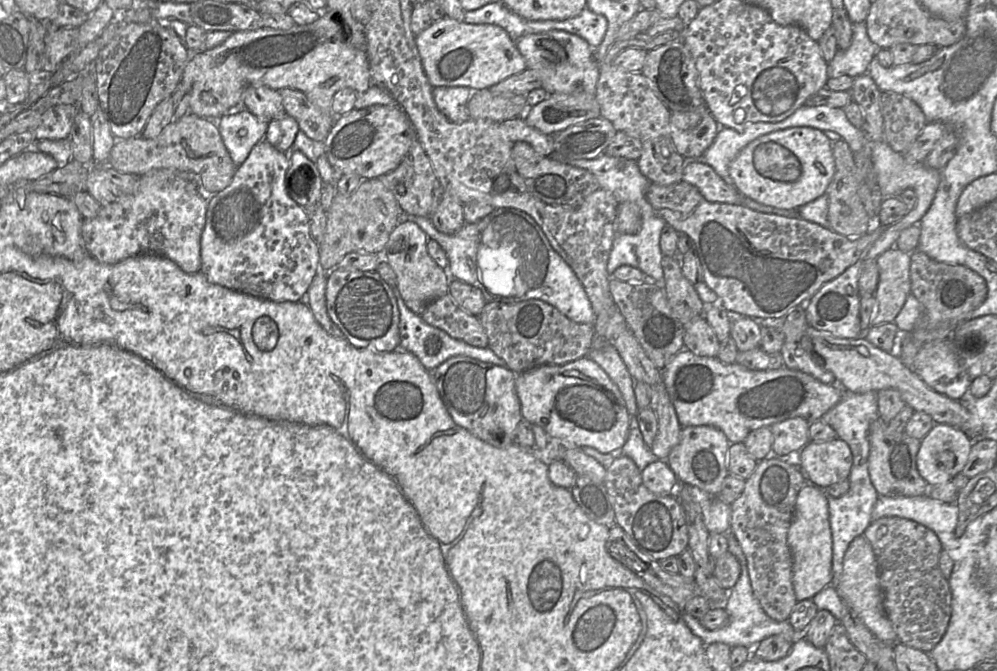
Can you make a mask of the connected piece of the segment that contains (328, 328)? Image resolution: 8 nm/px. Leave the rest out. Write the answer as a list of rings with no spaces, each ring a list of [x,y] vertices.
[[[321,268],[317,269],[317,273],[310,284],[305,296],[305,302],[311,309],[317,322],[323,329],[333,337],[345,338],[342,331],[330,319],[326,305],[326,286],[328,273]]]

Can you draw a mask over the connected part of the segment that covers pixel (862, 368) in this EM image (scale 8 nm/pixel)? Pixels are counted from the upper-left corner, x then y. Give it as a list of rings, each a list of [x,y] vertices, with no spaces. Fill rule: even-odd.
[[[808,326],[800,340],[800,346],[812,357],[816,364],[831,372],[839,384],[848,391],[866,393],[892,388],[900,393],[904,403],[914,411],[922,411],[931,416],[934,423],[945,423],[960,428],[972,416],[959,401],[940,394],[907,368],[894,353],[875,347],[865,338],[837,338],[826,331]]]

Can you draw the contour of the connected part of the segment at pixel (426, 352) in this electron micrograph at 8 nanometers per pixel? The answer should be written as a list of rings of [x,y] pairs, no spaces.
[[[391,287],[397,300],[400,314],[399,334],[400,344],[398,349],[408,351],[414,354],[427,371],[433,371],[440,364],[454,356],[468,356],[483,362],[492,363],[506,367],[504,360],[499,358],[489,347],[476,347],[469,345],[461,340],[457,340],[449,336],[446,332],[433,327],[423,321],[420,315],[411,311],[405,304],[398,290],[398,287]]]

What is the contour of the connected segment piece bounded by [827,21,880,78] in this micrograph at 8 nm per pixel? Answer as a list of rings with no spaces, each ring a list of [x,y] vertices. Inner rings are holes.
[[[866,21],[853,23],[852,42],[848,49],[839,49],[828,63],[829,78],[843,75],[855,78],[868,73],[868,67],[880,48],[871,41],[867,33]]]

